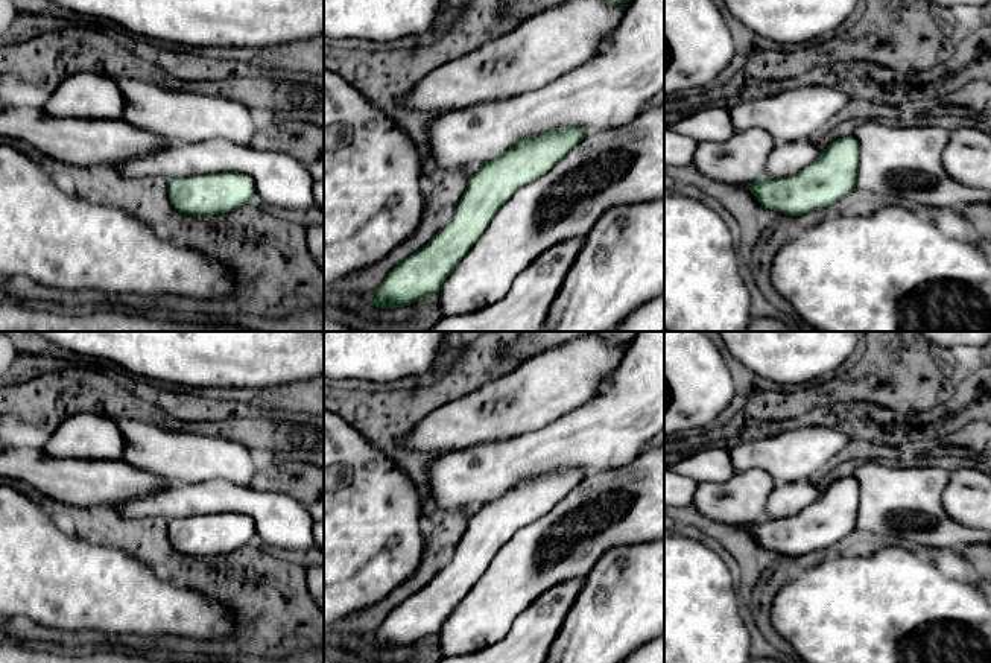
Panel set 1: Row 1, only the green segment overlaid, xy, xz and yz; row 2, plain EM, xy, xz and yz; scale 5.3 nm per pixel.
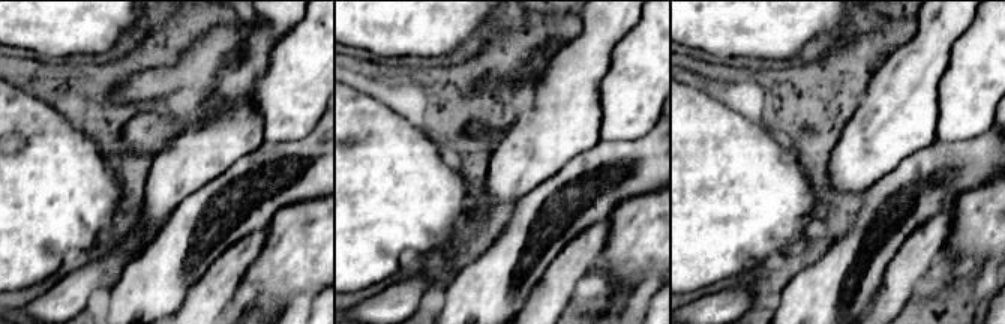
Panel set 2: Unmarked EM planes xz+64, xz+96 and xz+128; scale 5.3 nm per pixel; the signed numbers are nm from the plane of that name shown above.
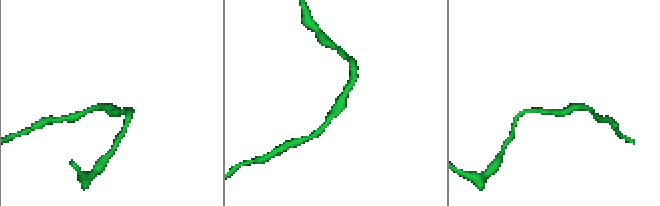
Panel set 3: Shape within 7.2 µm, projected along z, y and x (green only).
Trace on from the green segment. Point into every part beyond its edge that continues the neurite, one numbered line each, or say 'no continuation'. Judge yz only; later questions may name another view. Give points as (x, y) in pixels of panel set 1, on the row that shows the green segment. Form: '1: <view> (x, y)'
no continuation

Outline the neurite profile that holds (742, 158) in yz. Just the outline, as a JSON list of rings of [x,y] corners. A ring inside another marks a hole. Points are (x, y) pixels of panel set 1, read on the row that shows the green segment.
[[[751,128],[734,132],[723,143],[698,143],[693,166],[716,181],[748,186],[766,176],[774,146],[774,138],[765,129]]]

